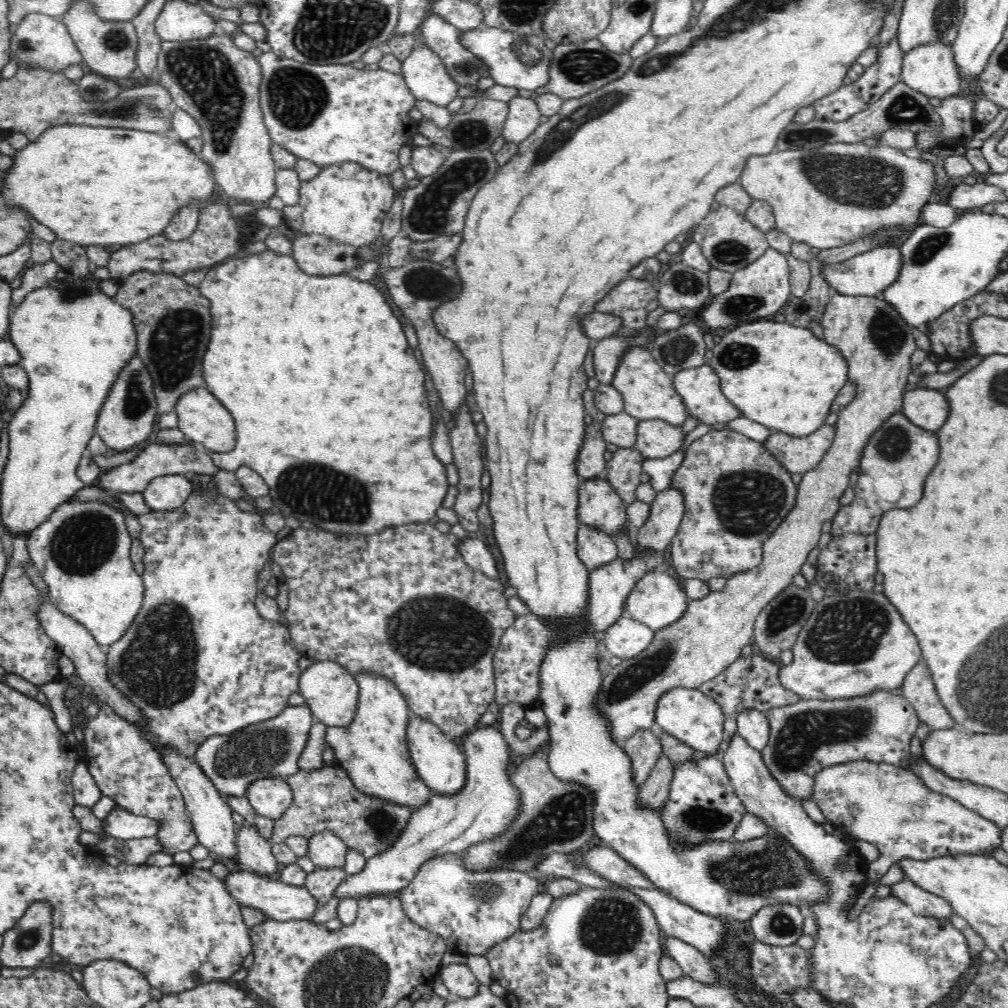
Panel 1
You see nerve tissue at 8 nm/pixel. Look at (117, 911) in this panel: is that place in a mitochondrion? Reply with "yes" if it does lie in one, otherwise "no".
no

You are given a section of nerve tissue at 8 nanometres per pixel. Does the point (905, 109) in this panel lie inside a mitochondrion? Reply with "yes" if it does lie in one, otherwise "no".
yes

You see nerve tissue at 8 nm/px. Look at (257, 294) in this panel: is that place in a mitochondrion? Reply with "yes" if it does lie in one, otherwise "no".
no

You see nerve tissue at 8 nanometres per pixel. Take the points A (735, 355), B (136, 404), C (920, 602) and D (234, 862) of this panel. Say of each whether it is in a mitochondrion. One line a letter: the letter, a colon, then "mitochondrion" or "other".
A: mitochondrion
B: mitochondrion
C: other
D: other

